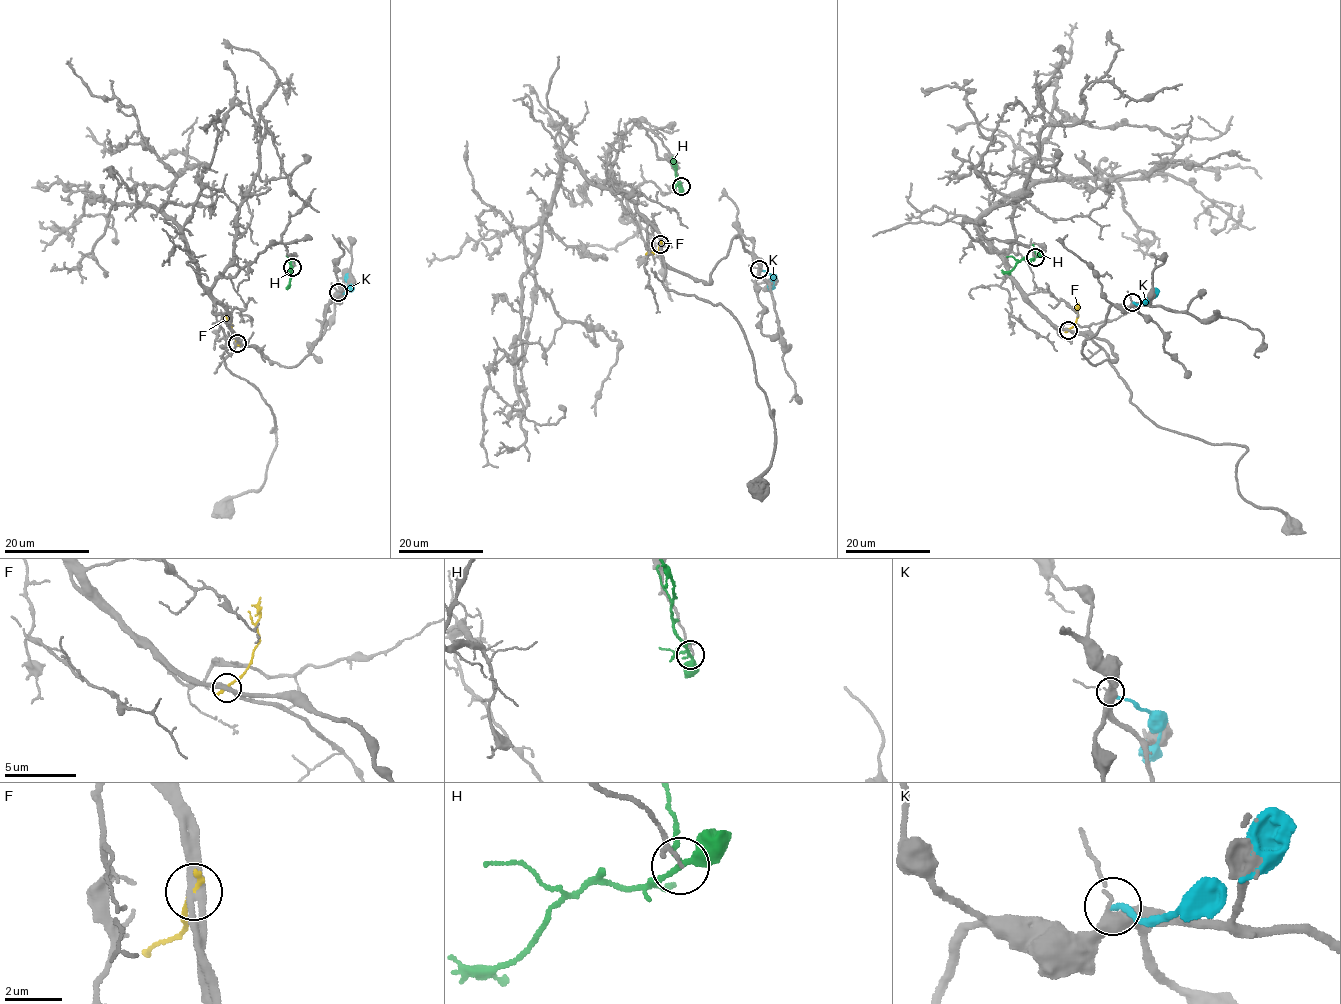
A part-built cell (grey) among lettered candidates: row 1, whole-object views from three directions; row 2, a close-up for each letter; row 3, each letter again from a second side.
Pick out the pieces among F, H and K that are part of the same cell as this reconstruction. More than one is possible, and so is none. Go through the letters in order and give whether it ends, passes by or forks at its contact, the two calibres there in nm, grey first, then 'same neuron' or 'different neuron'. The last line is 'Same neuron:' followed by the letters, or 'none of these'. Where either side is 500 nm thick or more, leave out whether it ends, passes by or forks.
F: it ends | 320/220 nm | different neuron
H: it forks | 90/240 nm | different neuron
K: it ends | 320/240 nm | different neuron
Same neuron: none of these

